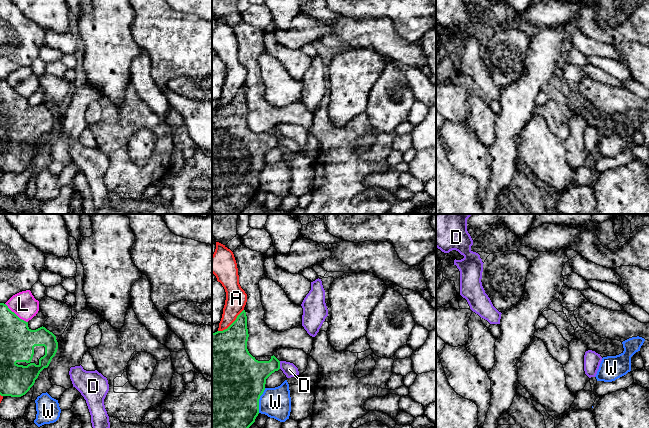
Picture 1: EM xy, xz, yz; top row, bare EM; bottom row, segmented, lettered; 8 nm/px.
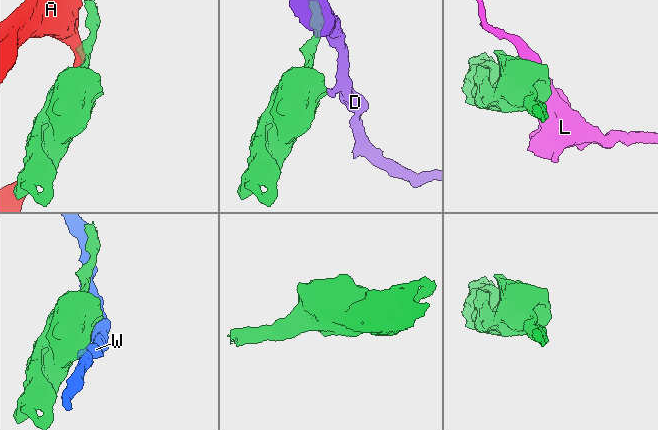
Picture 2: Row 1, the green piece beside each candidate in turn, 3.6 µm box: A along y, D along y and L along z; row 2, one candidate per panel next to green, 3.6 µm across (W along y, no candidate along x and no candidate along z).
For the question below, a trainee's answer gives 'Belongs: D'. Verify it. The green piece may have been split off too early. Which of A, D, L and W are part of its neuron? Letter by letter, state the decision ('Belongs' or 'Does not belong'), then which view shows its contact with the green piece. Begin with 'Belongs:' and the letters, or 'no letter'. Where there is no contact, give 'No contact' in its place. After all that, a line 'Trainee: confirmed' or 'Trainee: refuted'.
Belongs: no letter
A: Does not belong. Touches green in xz
D: Does not belong. Touches green in xz
L: Does not belong. Touches green in xy
W: Does not belong. Touches green in xz
Trainee: refuted

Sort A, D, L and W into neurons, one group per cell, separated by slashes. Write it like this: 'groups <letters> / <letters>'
groups A / D / L / W

